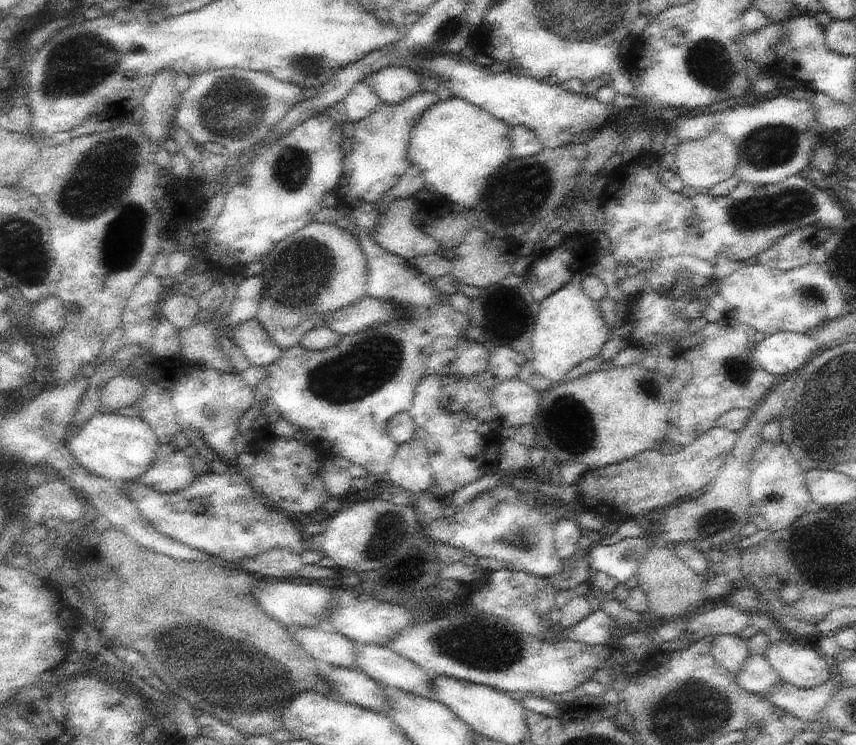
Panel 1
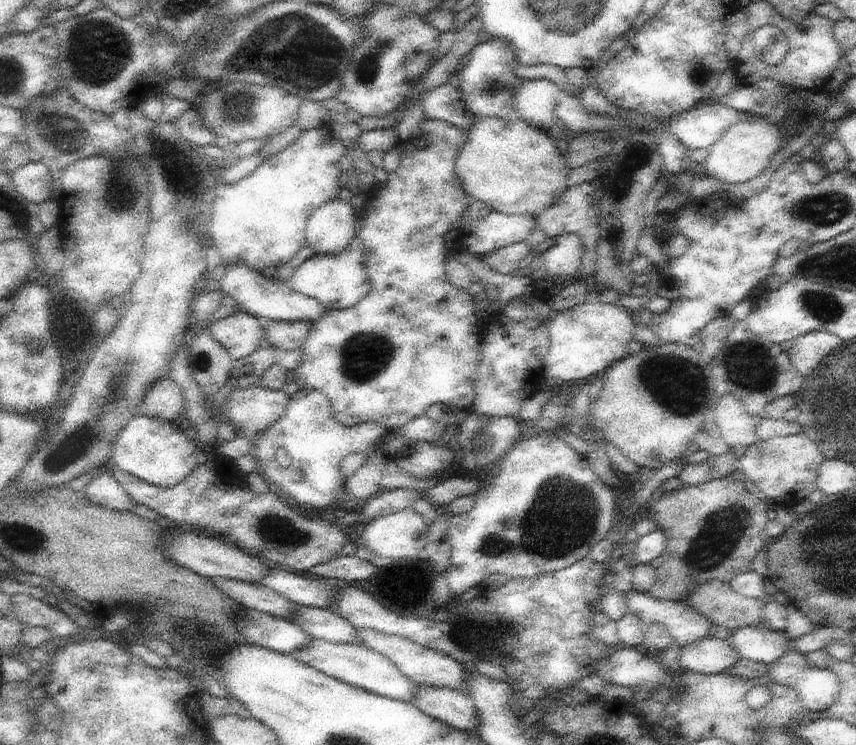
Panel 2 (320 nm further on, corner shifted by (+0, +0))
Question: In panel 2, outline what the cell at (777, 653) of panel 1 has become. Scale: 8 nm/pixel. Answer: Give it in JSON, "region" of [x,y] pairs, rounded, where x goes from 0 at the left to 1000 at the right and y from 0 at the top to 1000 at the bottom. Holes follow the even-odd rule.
{"region":[[[891,839],[861,843],[852,859],[864,882],[896,893],[925,870],[925,859],[917,848],[900,846]]]}

